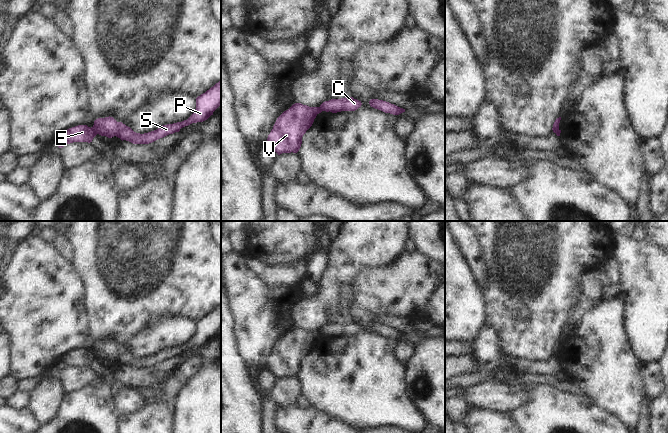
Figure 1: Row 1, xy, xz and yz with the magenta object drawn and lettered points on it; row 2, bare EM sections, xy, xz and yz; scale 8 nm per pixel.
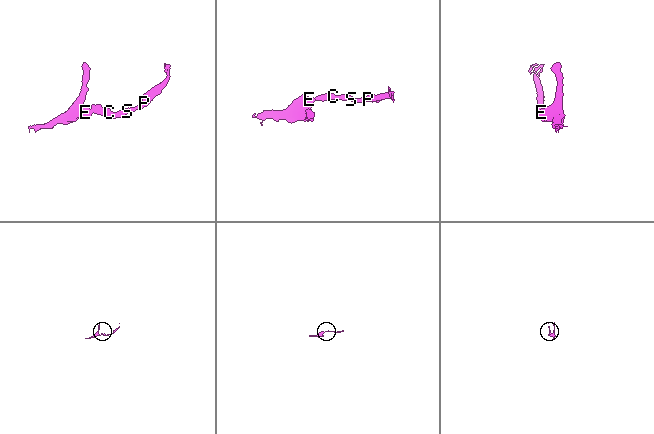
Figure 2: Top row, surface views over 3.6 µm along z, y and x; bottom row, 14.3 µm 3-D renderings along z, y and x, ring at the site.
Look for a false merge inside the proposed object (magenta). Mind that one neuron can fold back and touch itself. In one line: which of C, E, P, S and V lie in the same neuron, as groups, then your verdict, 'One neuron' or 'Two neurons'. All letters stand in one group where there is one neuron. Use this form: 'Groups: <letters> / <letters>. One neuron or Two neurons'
Groups: C P S / E V. Two neurons.

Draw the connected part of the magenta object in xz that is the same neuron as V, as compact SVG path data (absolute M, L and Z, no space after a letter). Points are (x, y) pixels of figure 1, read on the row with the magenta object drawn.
M301 103L293 104L277 118L268 135L266 145L278 155L297 153L301 147L303 135L321 112L320 107L309 107Z

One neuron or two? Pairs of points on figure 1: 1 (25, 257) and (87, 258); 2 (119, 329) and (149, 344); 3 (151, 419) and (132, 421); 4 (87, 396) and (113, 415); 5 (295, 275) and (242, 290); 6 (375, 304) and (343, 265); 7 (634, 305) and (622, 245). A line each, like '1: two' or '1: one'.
1: two
2: two
3: one
4: one
5: two
6: two
7: one

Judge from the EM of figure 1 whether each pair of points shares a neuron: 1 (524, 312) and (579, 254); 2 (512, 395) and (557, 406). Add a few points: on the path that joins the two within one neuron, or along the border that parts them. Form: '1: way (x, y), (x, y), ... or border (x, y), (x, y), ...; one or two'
1: border (532, 313), (521, 322), (516, 322), (511, 318); two
2: border (523, 390), (527, 398), (507, 411); two

